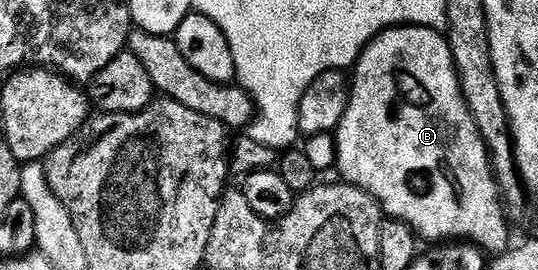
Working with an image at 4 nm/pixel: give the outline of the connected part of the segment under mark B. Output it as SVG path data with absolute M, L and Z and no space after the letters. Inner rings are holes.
M393 26L390 30L382 31L360 53L360 59L355 64L354 73L356 75L351 75L350 78L348 107L339 126L334 131L336 140L335 169L340 170L341 176L344 177L341 179L347 185L365 190L379 204L381 211L388 218L396 218L399 222L405 222L425 243L444 242L440 244L448 244L451 238L469 238L470 241L477 242L484 250L503 252L509 249L507 218L509 215L506 213L506 206L502 201L500 186L496 183L496 175L492 173L492 156L488 153L488 145L485 144L484 138L480 135L478 124L460 91L460 76L456 71L452 46L447 37L440 30L432 30L429 26Z

